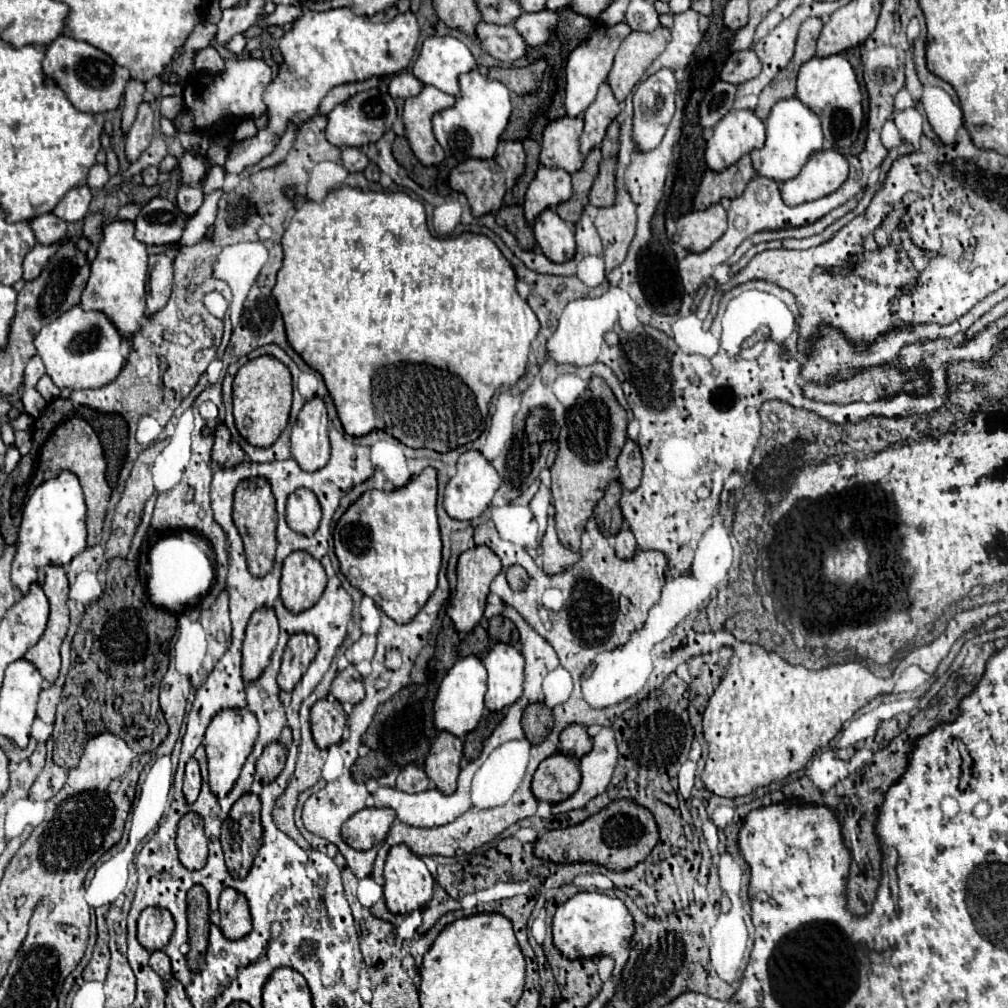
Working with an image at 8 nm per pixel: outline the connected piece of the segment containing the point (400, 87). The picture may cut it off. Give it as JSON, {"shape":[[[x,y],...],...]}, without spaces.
{"shape":[[[401,72],[397,76],[393,76],[393,80],[389,82],[389,94],[393,98],[411,98],[417,96],[423,90],[423,84],[411,74],[411,72]]]}

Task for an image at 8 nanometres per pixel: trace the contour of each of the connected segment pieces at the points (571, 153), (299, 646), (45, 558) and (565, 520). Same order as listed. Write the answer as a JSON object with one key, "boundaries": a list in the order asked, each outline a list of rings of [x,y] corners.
{"boundaries":[[[[563,116],[543,130],[541,164],[549,168],[563,168],[569,174],[577,172],[583,164],[579,152],[579,136],[583,132],[583,118]]],[[[293,634],[287,642],[281,672],[279,672],[279,686],[285,692],[291,692],[293,686],[301,680],[309,664],[317,654],[317,640],[313,634]]],[[[59,472],[55,478],[43,482],[23,510],[23,520],[19,526],[19,538],[17,538],[17,554],[13,560],[13,572],[11,580],[15,586],[25,594],[31,586],[31,582],[43,585],[45,572],[43,566],[57,564],[65,566],[69,564],[79,552],[87,548],[87,530],[85,530],[85,500],[83,490],[79,484],[79,478],[73,472]]],[[[591,378],[583,396],[567,410],[557,438],[557,456],[551,466],[551,492],[555,506],[557,536],[565,548],[579,552],[585,522],[597,500],[615,478],[617,456],[627,438],[627,414],[603,378]]]]}

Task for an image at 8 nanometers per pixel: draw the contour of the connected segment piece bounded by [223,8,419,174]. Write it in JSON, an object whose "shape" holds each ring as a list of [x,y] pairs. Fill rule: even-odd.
{"shape":[[[335,8],[327,12],[305,10],[303,16],[293,22],[293,28],[283,34],[279,48],[283,64],[279,66],[277,78],[265,92],[265,104],[269,114],[269,126],[259,130],[251,140],[237,142],[225,164],[225,174],[239,174],[243,168],[257,164],[263,156],[271,154],[279,136],[285,132],[287,122],[299,126],[305,118],[317,114],[321,98],[339,84],[363,82],[375,76],[393,76],[407,68],[415,54],[419,40],[419,24],[411,10],[399,12],[389,22],[369,22],[349,8]]]}

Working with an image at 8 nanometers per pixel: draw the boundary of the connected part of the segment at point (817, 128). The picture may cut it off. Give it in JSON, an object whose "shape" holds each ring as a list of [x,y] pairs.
{"shape":[[[797,96],[779,100],[771,108],[771,114],[765,120],[765,126],[767,126],[765,146],[755,148],[751,152],[755,170],[765,178],[771,178],[771,180],[777,180],[777,182],[785,182],[785,180],[795,178],[799,174],[799,170],[803,168],[803,164],[809,160],[809,156],[815,150],[821,150],[821,146],[823,146],[821,120]]]}

